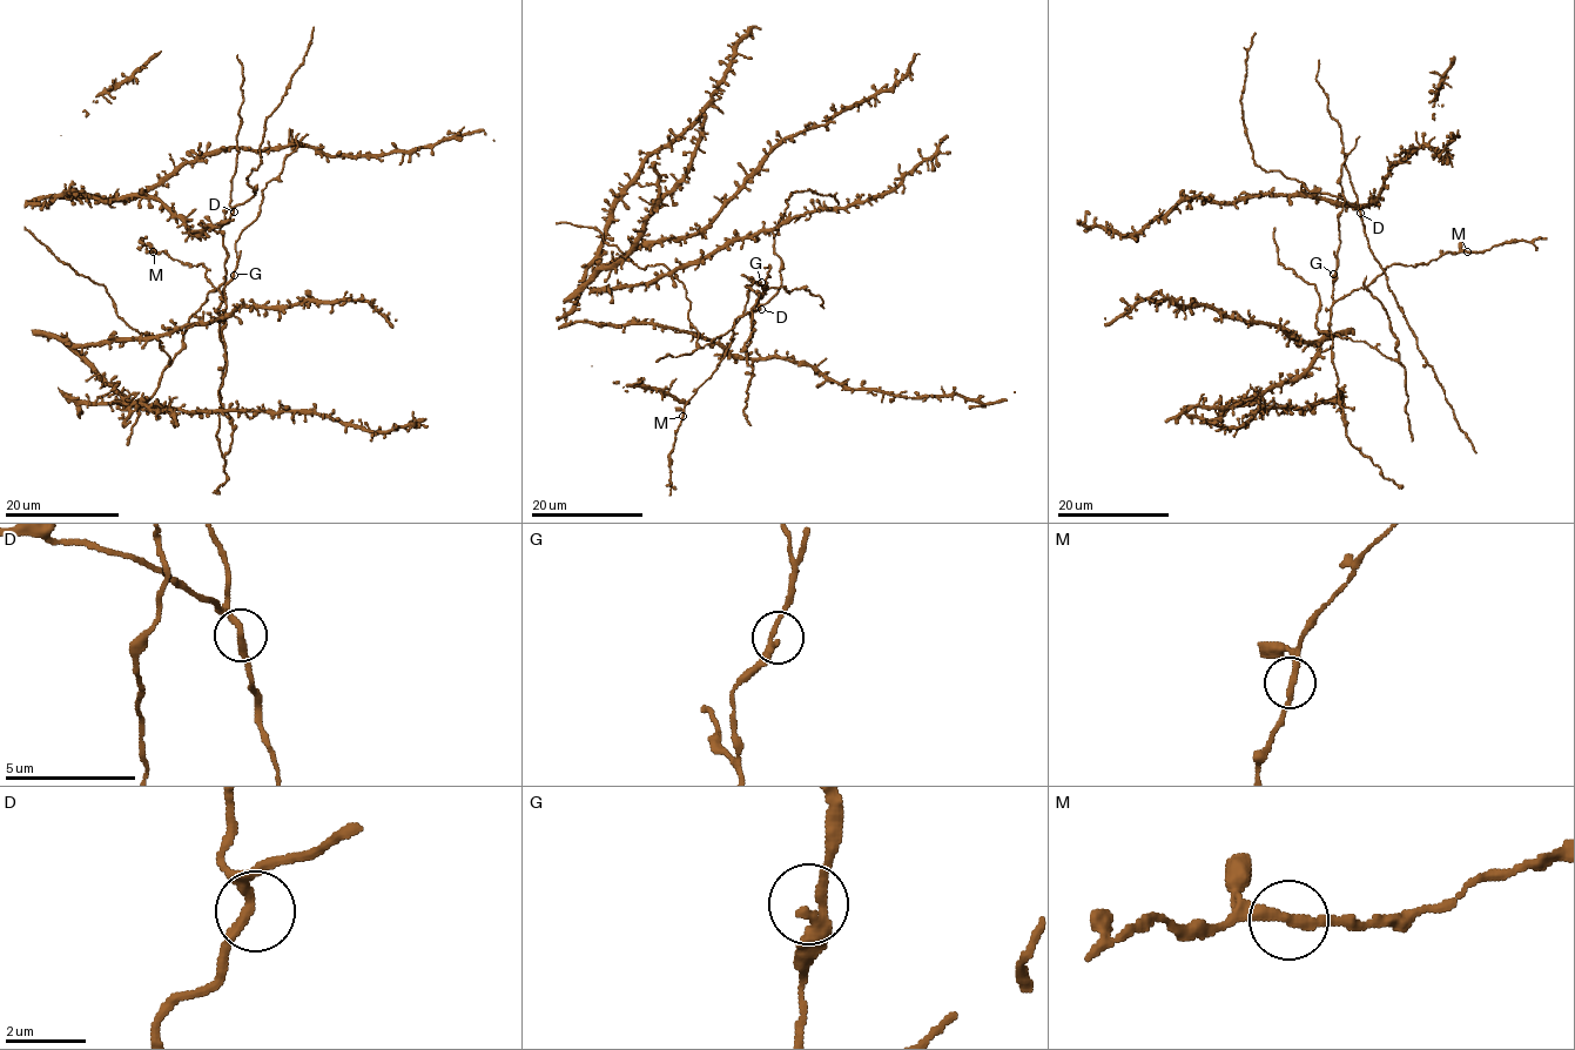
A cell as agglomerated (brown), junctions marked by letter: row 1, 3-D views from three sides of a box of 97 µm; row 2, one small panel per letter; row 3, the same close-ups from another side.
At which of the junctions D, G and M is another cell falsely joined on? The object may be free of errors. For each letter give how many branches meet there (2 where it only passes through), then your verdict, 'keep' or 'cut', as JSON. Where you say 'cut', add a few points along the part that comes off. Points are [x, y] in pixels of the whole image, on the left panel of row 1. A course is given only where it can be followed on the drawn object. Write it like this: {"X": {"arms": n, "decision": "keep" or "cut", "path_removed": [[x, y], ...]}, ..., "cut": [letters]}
{"D": {"arms": 2, "decision": "keep"}, "G": {"arms": 2, "decision": "keep"}, "M": {"arms": 2, "decision": "keep"}, "cut": []}

